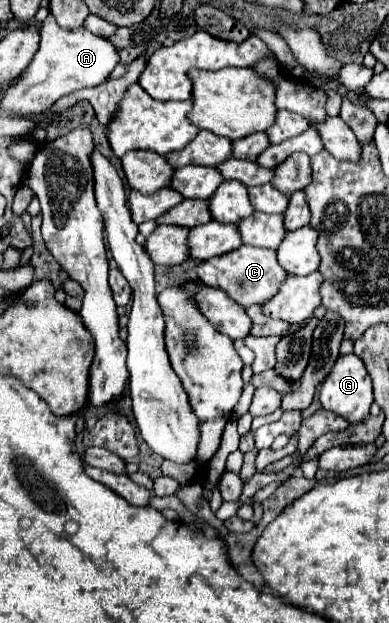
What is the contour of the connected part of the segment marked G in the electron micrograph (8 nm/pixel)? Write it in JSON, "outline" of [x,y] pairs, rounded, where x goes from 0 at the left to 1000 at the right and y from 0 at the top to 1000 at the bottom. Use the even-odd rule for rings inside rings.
{"outline":[[[882,570],[861,579],[851,599],[825,615],[825,647],[841,660],[877,666],[897,682],[918,682],[918,679],[938,676],[938,669],[954,660],[954,647],[959,647],[959,618],[954,618],[954,605],[938,596],[938,586],[933,586],[933,579],[923,579],[923,573]]]}

